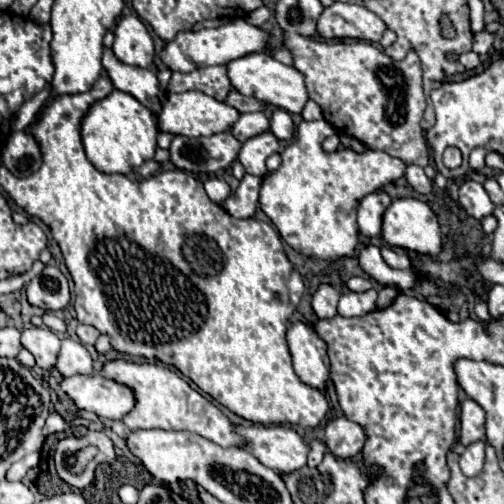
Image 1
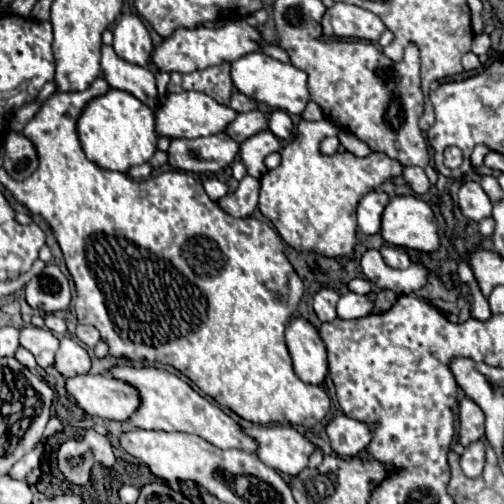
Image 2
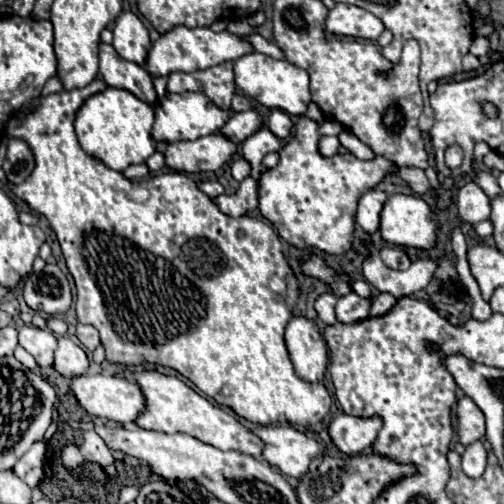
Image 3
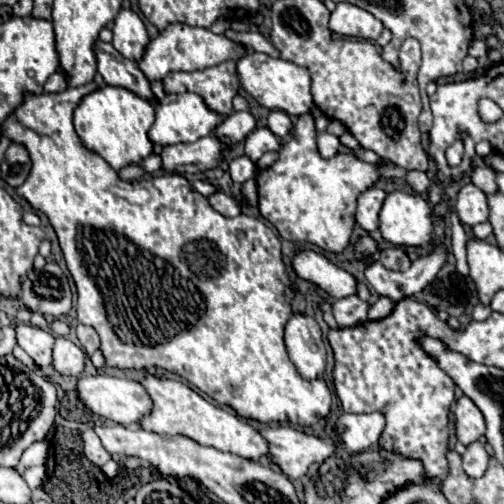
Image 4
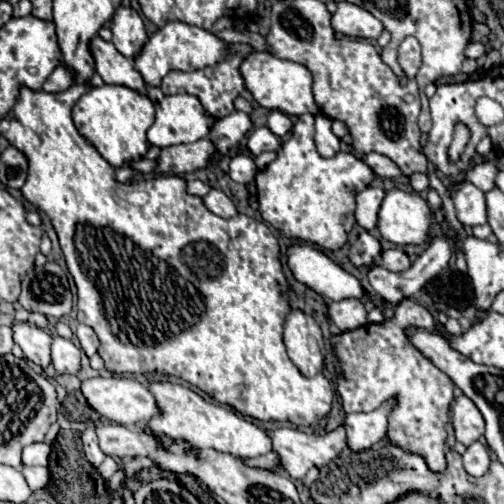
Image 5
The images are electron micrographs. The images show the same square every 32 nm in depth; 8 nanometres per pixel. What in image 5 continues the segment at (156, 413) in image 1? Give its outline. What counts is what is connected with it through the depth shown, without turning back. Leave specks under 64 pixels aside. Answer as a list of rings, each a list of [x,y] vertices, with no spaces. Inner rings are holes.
[[[154,382],[148,388],[160,406],[160,416],[154,416],[148,422],[150,430],[162,432],[174,440],[188,440],[188,444],[196,448],[214,448],[218,452],[226,452],[234,456],[254,458],[272,450],[272,438],[264,428],[246,420],[244,416],[240,416],[238,412],[234,412],[226,405],[204,400],[190,388],[172,382]]]

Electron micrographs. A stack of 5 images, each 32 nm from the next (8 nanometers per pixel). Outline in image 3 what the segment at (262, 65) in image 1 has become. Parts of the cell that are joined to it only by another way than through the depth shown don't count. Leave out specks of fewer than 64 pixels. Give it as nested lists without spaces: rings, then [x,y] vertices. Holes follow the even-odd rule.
[[[250,52],[234,62],[234,74],[236,74],[238,88],[244,94],[258,100],[266,108],[280,108],[288,114],[300,116],[300,114],[306,114],[308,104],[312,102],[308,72],[304,72],[302,68],[296,68],[294,64],[290,64],[286,60],[274,60],[266,54]]]

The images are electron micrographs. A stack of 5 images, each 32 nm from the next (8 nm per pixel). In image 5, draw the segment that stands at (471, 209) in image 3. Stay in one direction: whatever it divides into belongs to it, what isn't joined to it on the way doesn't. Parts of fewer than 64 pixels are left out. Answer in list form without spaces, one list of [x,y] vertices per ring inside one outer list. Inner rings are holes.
[[[464,182],[454,194],[456,218],[462,226],[478,226],[486,224],[486,202],[484,192],[478,190],[474,184]]]

